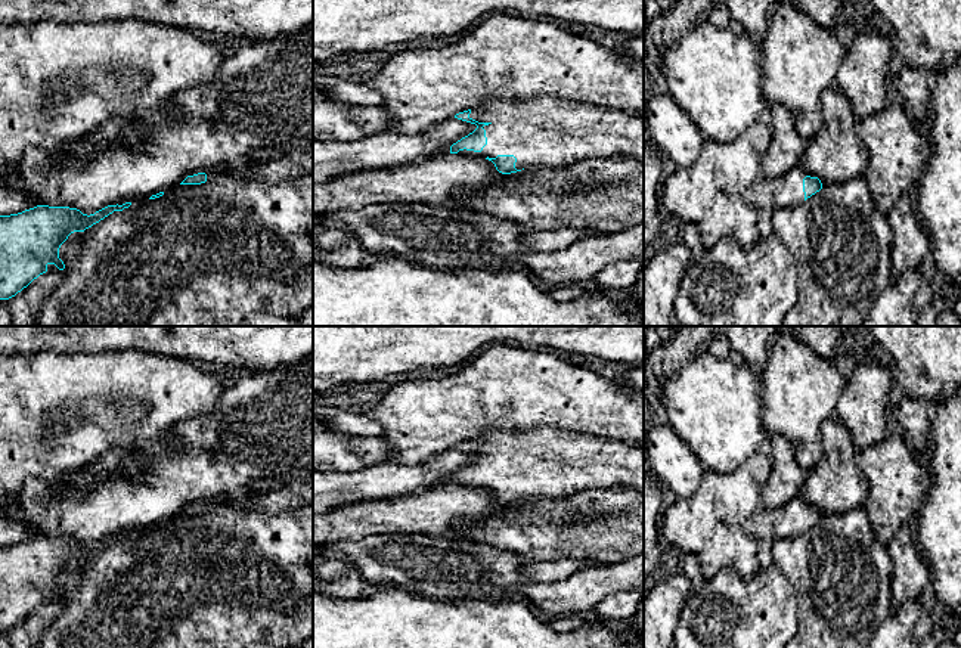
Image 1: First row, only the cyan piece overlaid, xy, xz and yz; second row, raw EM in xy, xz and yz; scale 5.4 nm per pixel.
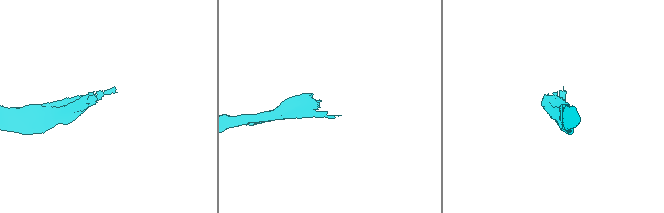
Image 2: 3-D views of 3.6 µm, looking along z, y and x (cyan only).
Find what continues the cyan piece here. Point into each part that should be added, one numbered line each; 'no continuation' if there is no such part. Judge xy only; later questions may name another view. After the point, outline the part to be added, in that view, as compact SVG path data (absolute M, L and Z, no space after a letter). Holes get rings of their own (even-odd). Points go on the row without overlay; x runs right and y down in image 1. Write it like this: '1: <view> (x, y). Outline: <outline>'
1: xy (211, 505). Outline: M218 499L218 500L207 500L204 502L207 505L207 512L211 512L217 508L230 508L232 505L227 503L226 500L223 499Z

